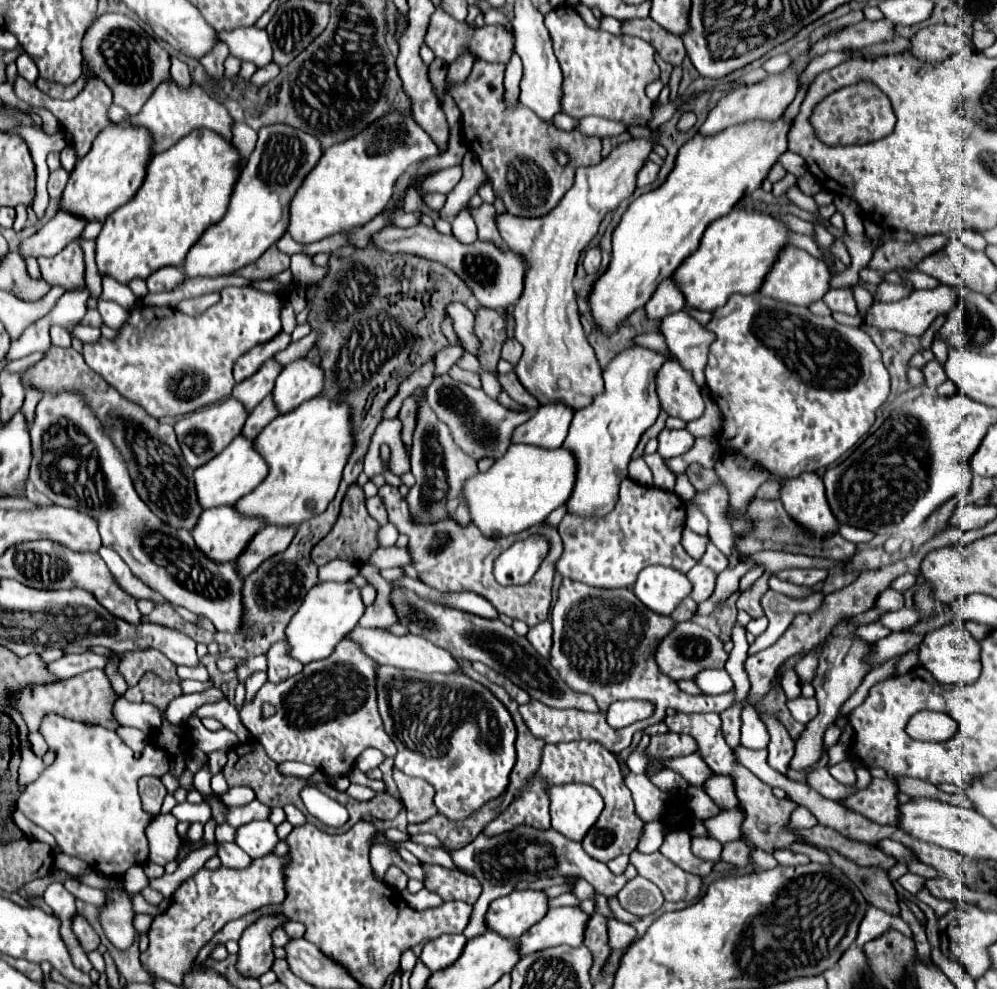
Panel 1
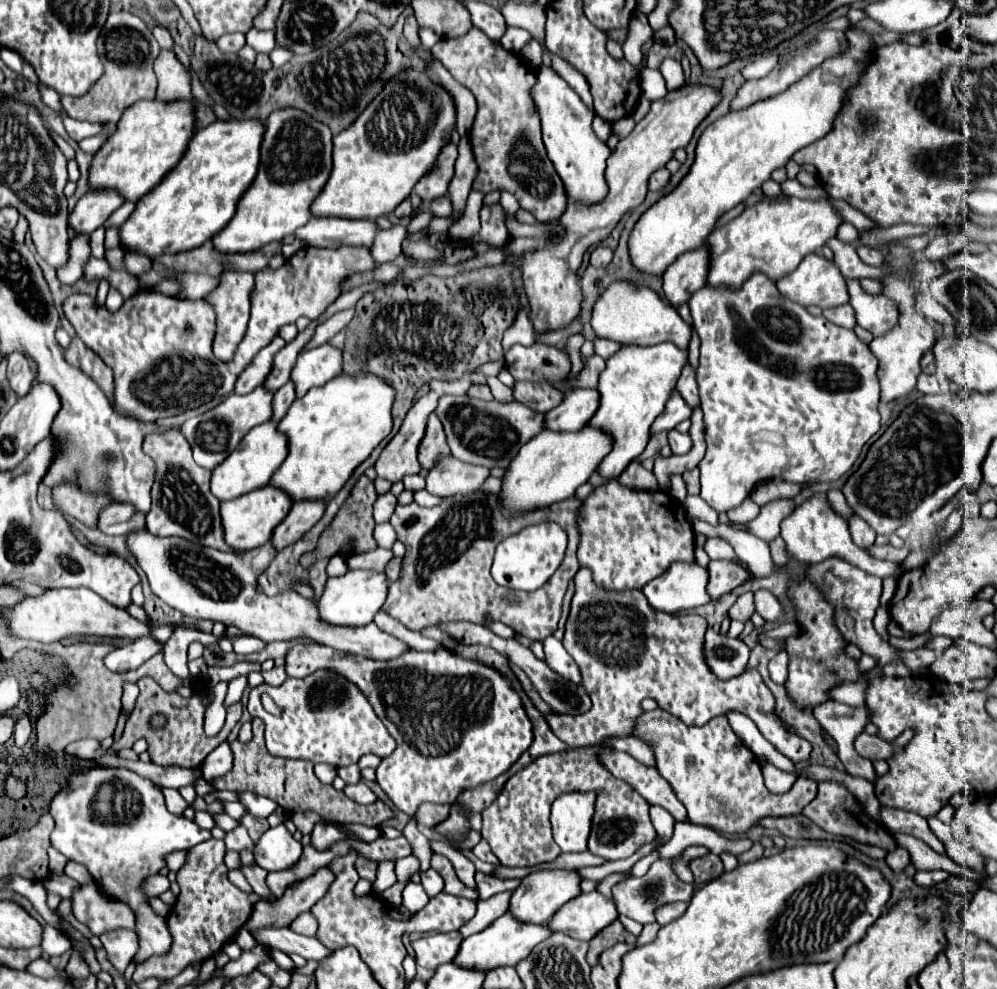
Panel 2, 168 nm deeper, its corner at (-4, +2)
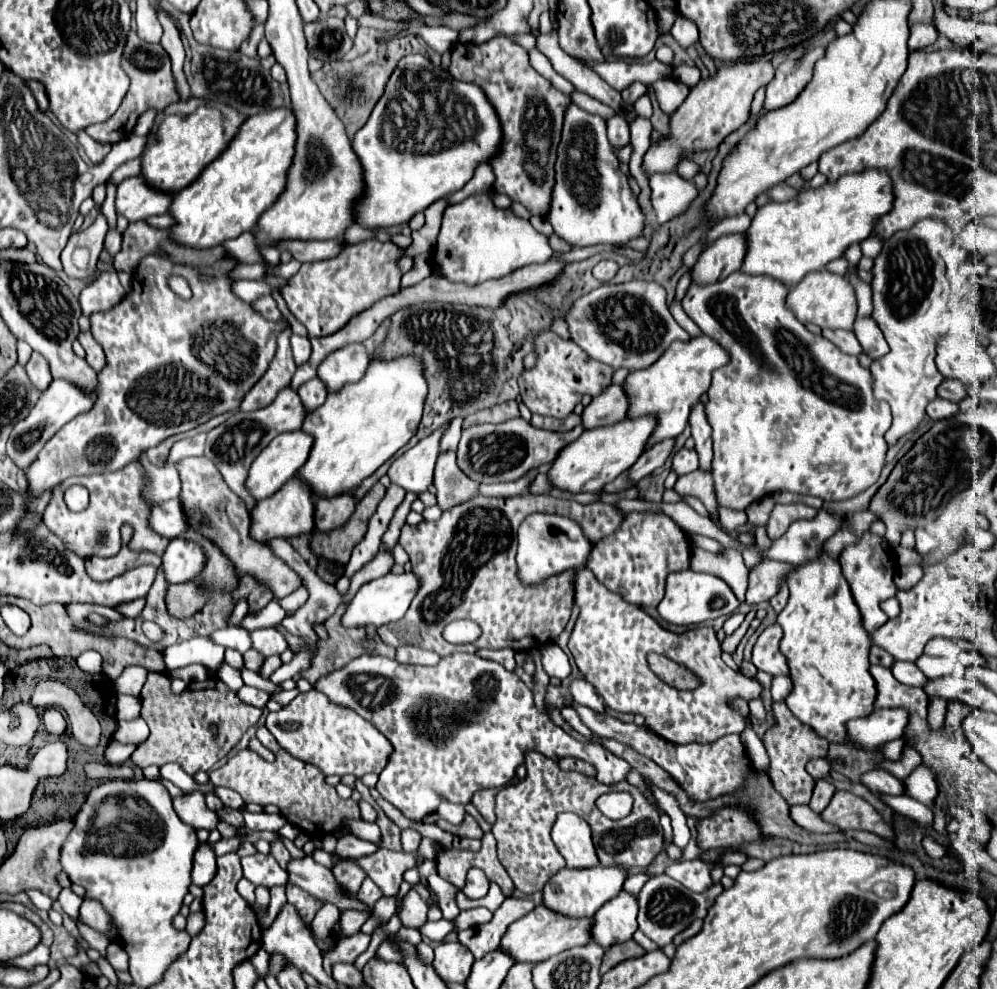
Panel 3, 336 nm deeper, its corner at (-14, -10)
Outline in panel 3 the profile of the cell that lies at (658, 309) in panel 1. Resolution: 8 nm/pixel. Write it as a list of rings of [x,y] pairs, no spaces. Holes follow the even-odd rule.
[[[746,232],[720,236],[700,254],[696,266],[692,268],[692,280],[698,284],[710,284],[726,278],[734,270],[740,270],[746,248]]]

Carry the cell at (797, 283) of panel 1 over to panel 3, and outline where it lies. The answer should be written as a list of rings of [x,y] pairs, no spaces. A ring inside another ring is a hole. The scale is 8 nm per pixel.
[[[828,270],[808,274],[794,290],[790,290],[786,298],[786,306],[794,312],[794,316],[802,324],[812,322],[820,328],[852,330],[854,320],[856,320],[856,294],[854,294],[852,284],[844,276],[832,274]]]

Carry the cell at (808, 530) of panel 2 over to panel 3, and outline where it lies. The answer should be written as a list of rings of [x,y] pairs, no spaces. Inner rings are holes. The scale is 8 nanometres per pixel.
[[[822,552],[816,562],[798,566],[794,574],[790,574],[788,588],[790,600],[778,614],[778,624],[784,630],[780,652],[788,660],[792,678],[792,692],[786,698],[786,706],[800,722],[808,724],[830,744],[864,750],[848,738],[846,722],[864,718],[874,710],[876,682],[868,662],[872,640],[862,626],[860,610],[840,564]]]

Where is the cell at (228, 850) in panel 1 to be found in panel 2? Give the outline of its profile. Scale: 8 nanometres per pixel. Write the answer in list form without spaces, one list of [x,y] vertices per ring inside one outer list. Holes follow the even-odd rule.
[[[252,862],[252,864],[242,864],[240,870],[242,870],[242,874],[246,876],[248,884],[252,886],[252,890],[254,890],[256,894],[260,894],[260,896],[264,896],[264,898],[270,898],[270,892],[268,892],[266,882],[264,882],[268,872],[266,872],[262,866],[258,866],[256,862]]]

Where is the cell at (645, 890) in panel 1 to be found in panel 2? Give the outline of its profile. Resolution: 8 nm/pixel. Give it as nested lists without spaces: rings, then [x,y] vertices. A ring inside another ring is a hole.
[[[670,902],[670,904],[658,906],[658,908],[656,908],[656,922],[658,922],[660,926],[664,926],[664,924],[668,924],[670,920],[682,916],[686,908],[688,908],[686,902]]]

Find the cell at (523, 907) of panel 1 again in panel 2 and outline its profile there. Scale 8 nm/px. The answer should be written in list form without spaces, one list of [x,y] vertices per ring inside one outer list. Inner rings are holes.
[[[538,870],[530,876],[522,878],[520,886],[514,890],[510,898],[510,914],[516,914],[520,922],[532,922],[532,924],[544,924],[548,922],[554,912],[564,906],[568,900],[576,898],[580,894],[580,882],[582,878],[574,870]]]

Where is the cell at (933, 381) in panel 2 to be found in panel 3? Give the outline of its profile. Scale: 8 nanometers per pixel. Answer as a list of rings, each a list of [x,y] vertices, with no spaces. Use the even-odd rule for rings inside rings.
[[[936,398],[928,404],[926,408],[928,416],[932,420],[940,420],[940,418],[952,418],[954,414],[958,414],[958,404],[950,402],[950,400],[944,400],[944,398]]]

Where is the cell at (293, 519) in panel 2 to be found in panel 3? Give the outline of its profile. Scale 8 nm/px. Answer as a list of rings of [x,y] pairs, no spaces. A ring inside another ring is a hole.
[[[352,492],[334,496],[334,498],[318,498],[316,500],[316,530],[328,532],[342,526],[354,512],[356,498]]]

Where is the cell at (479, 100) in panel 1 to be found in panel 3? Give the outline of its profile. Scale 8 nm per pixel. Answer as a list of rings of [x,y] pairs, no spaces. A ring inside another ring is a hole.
[[[504,36],[476,46],[456,44],[452,48],[450,74],[456,80],[478,84],[486,92],[502,122],[502,150],[490,160],[496,174],[492,190],[496,190],[496,194],[510,196],[536,216],[546,216],[554,186],[556,148],[560,142],[566,106],[572,104],[570,96],[556,90],[530,66],[528,50]]]

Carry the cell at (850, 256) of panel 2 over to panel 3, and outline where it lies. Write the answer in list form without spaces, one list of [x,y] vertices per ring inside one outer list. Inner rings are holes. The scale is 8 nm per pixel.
[[[848,272],[848,280],[854,284],[856,298],[858,298],[858,318],[866,318],[872,312],[872,296],[870,296],[870,286],[858,280],[852,272]]]

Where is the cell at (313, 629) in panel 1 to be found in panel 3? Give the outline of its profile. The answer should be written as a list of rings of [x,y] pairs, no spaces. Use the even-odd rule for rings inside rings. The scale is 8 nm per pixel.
[[[390,572],[390,574],[382,576],[382,578],[376,578],[376,580],[368,582],[368,584],[364,584],[356,592],[352,602],[348,604],[348,610],[342,616],[342,622],[344,622],[344,626],[368,626],[368,624],[382,626],[382,624],[396,622],[408,610],[408,606],[410,606],[412,598],[416,596],[418,588],[420,588],[420,580],[418,580],[418,576],[414,572],[404,572],[400,576]]]

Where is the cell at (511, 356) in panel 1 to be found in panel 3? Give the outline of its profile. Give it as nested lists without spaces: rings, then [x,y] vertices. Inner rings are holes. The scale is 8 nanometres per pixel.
[[[552,330],[550,338],[534,342],[534,354],[536,354],[536,366],[532,370],[524,370],[518,378],[522,402],[530,408],[532,414],[564,420],[568,418],[570,412],[574,412],[576,404],[582,400],[584,394],[598,396],[612,384],[614,368],[596,362],[586,352],[582,352],[574,342],[560,338]]]

